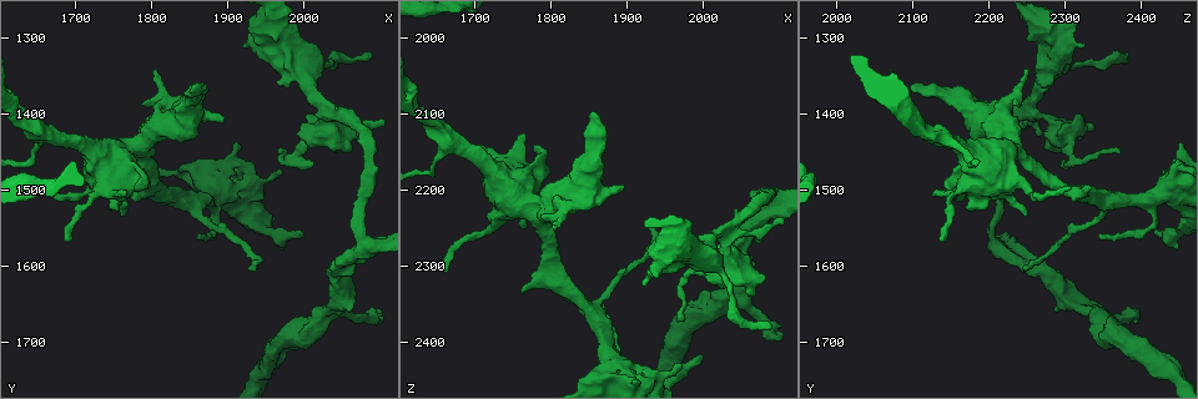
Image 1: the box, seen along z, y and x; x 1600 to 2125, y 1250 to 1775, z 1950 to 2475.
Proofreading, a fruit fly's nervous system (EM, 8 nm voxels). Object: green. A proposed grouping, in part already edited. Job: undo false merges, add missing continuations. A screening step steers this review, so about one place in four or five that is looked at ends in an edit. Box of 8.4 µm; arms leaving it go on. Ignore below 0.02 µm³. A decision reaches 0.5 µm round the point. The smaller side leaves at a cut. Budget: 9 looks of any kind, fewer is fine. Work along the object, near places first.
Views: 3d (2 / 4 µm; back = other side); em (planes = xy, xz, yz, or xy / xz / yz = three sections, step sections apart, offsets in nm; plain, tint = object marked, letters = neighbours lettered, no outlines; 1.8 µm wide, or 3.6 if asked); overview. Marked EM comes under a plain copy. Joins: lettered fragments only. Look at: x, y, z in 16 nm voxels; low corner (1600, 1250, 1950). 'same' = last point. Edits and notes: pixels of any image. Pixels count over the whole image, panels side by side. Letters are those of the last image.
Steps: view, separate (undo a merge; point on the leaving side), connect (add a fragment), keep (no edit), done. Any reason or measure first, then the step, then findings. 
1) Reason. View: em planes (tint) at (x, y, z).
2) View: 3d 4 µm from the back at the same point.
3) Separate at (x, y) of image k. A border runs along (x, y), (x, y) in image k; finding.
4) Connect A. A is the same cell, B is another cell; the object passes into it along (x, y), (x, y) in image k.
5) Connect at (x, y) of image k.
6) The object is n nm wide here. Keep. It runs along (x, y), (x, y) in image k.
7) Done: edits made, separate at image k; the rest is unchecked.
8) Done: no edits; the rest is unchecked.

Three arms meet. View: em 3.6 µm xz step 16 (letters) at (1835, 1405, 2190).

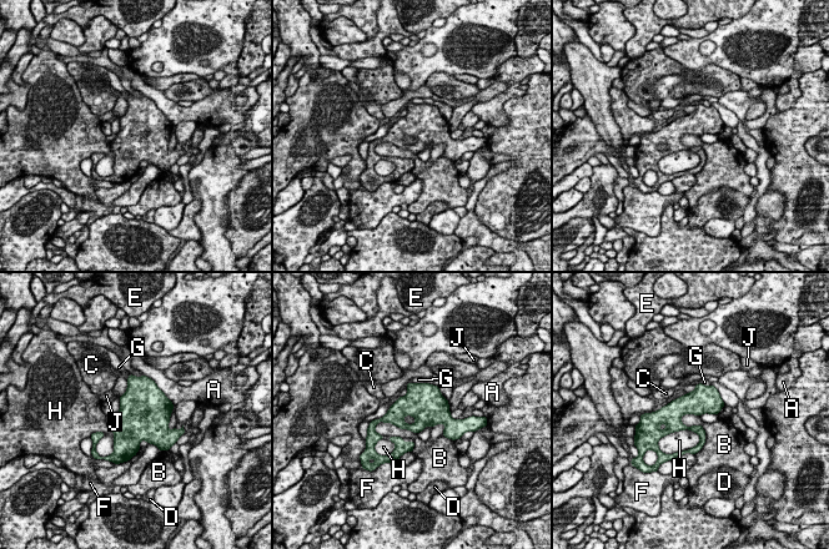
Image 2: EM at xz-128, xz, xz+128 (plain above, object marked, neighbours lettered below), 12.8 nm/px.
Keep. A, B, C, D, E, F, G, H and J are other cells; a border runs along (373, 428), (391, 422), (417, 434) in image 2; one neuron here.

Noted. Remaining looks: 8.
Calibre changes. View: em planes (letters) at (1885, 1505, 2435).

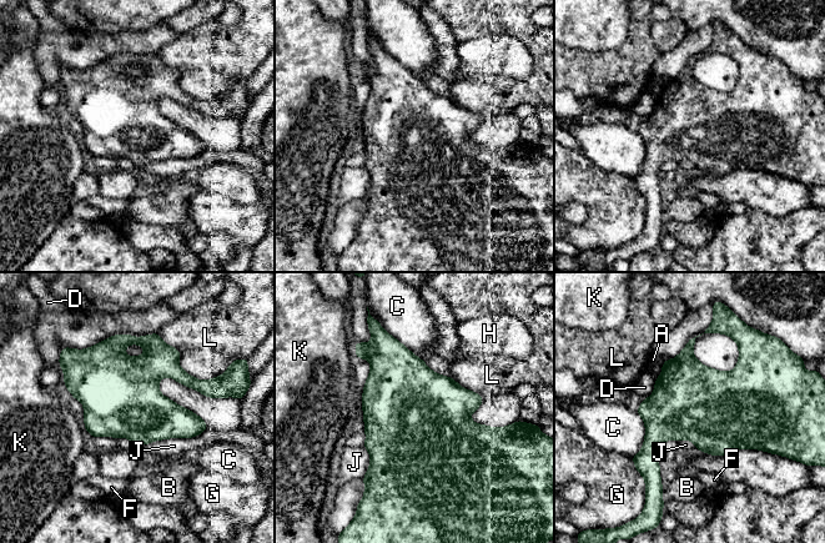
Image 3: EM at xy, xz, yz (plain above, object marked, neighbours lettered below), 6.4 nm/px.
Keep. A, B, C, D, F, G, H, J, K and L are other cells; a border runs along (200, 433), (141, 445), (117, 438) in image 3; one neuron here.

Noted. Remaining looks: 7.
Thick turns thin. View: em planes (tint) at (1995, 1445, 2305).

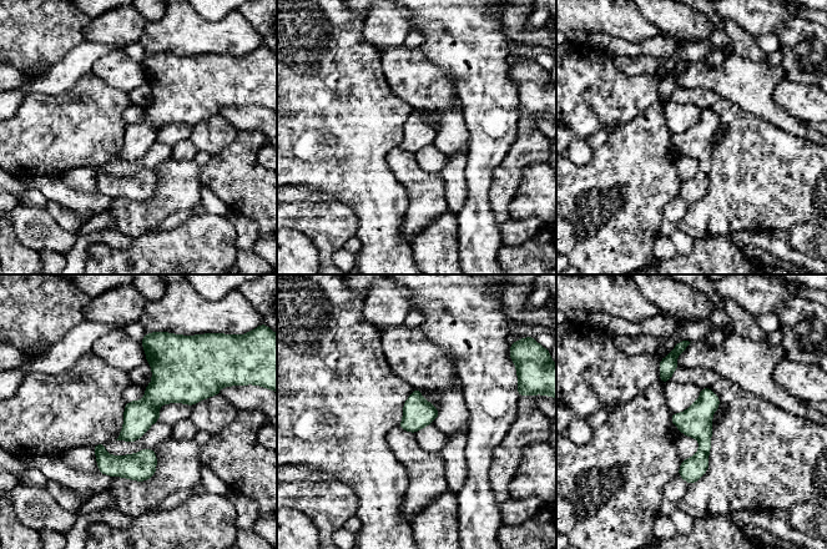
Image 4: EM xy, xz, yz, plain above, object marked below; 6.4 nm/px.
View: em planes (letters) at the same point.

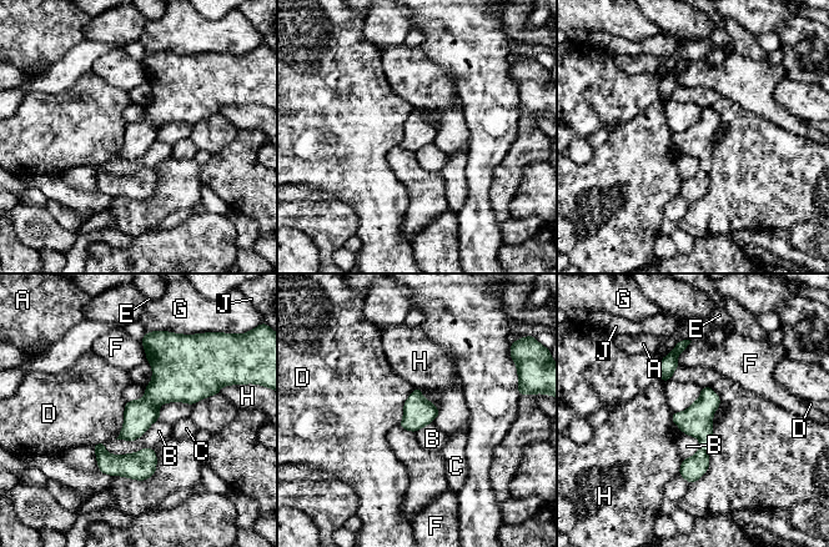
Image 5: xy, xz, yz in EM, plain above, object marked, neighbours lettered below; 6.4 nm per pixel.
The object is 190 nm wide here; the longest contact is with B, 340 nm. Keep. A, B, C, D, E, F, G, H and J are other cells; all the same neuron.

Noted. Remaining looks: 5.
View: em planes (letters) at (2080, 1570, 2210).

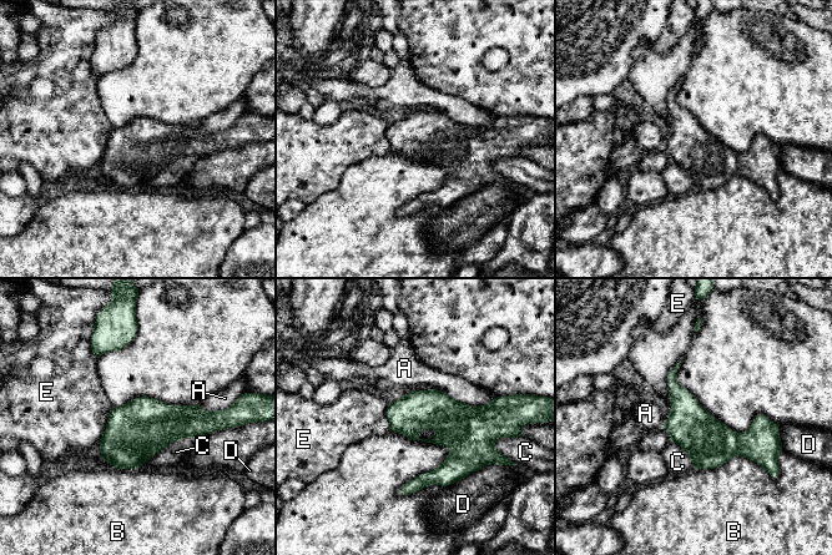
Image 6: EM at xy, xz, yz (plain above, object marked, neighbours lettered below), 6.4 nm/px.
The longest contact is with B, 460 nm. Keep. A, B, C, D and E are other cells; a border runs along (111, 405), (106, 429), (100, 438) in image 6; one neuron here.

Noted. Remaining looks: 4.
Done: no edits; the rest is unchecked.

